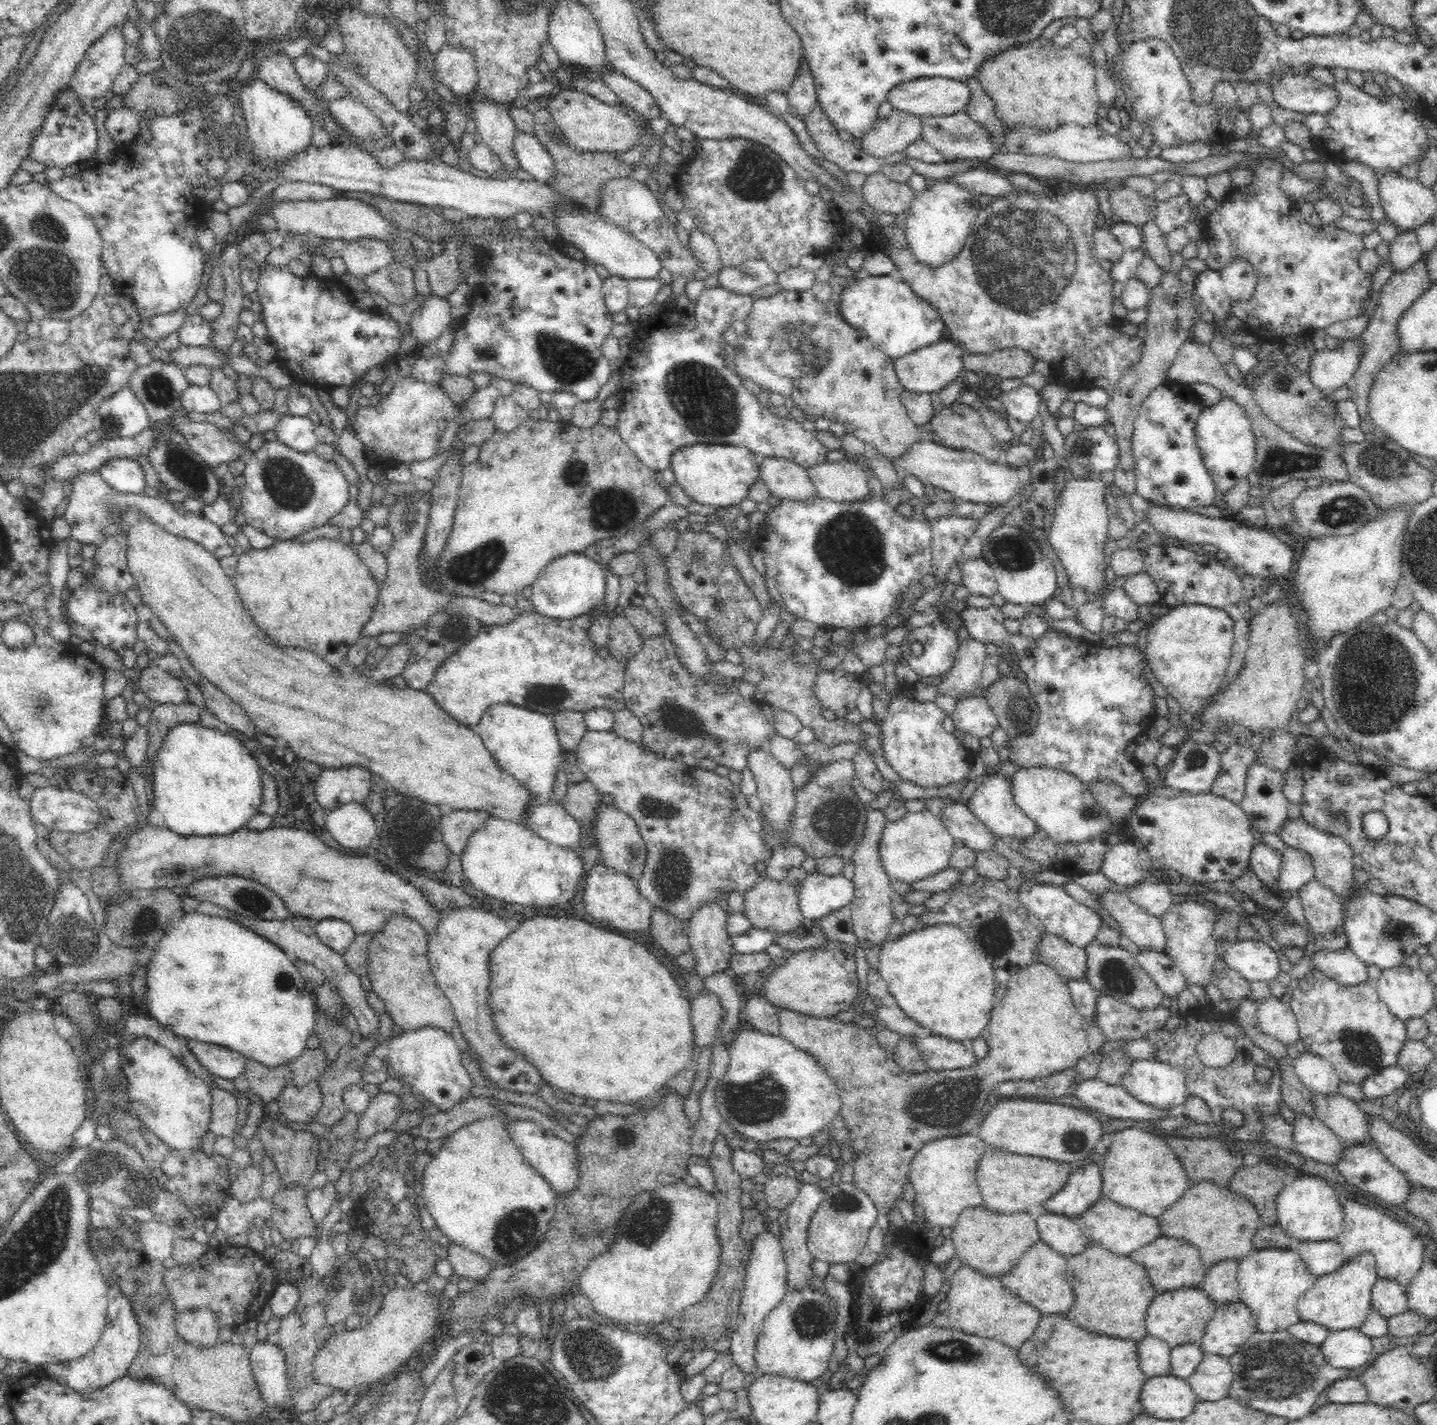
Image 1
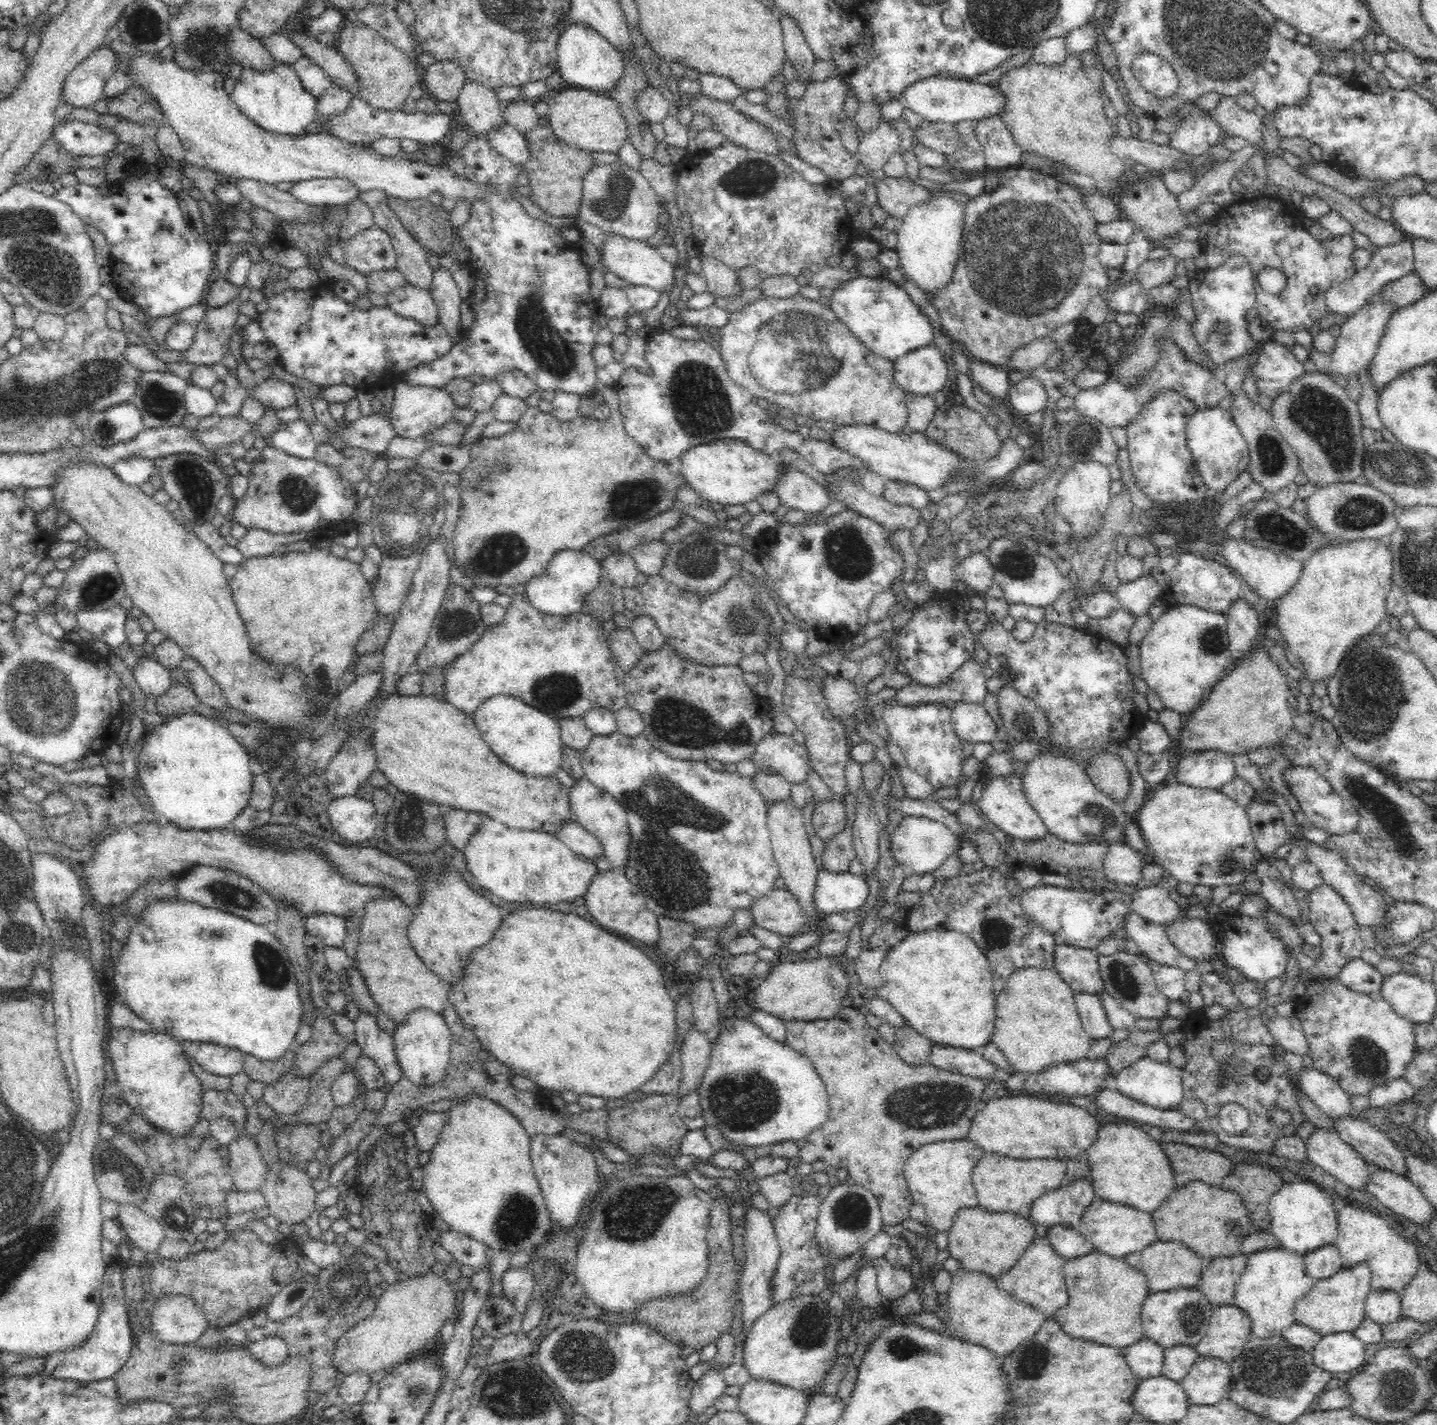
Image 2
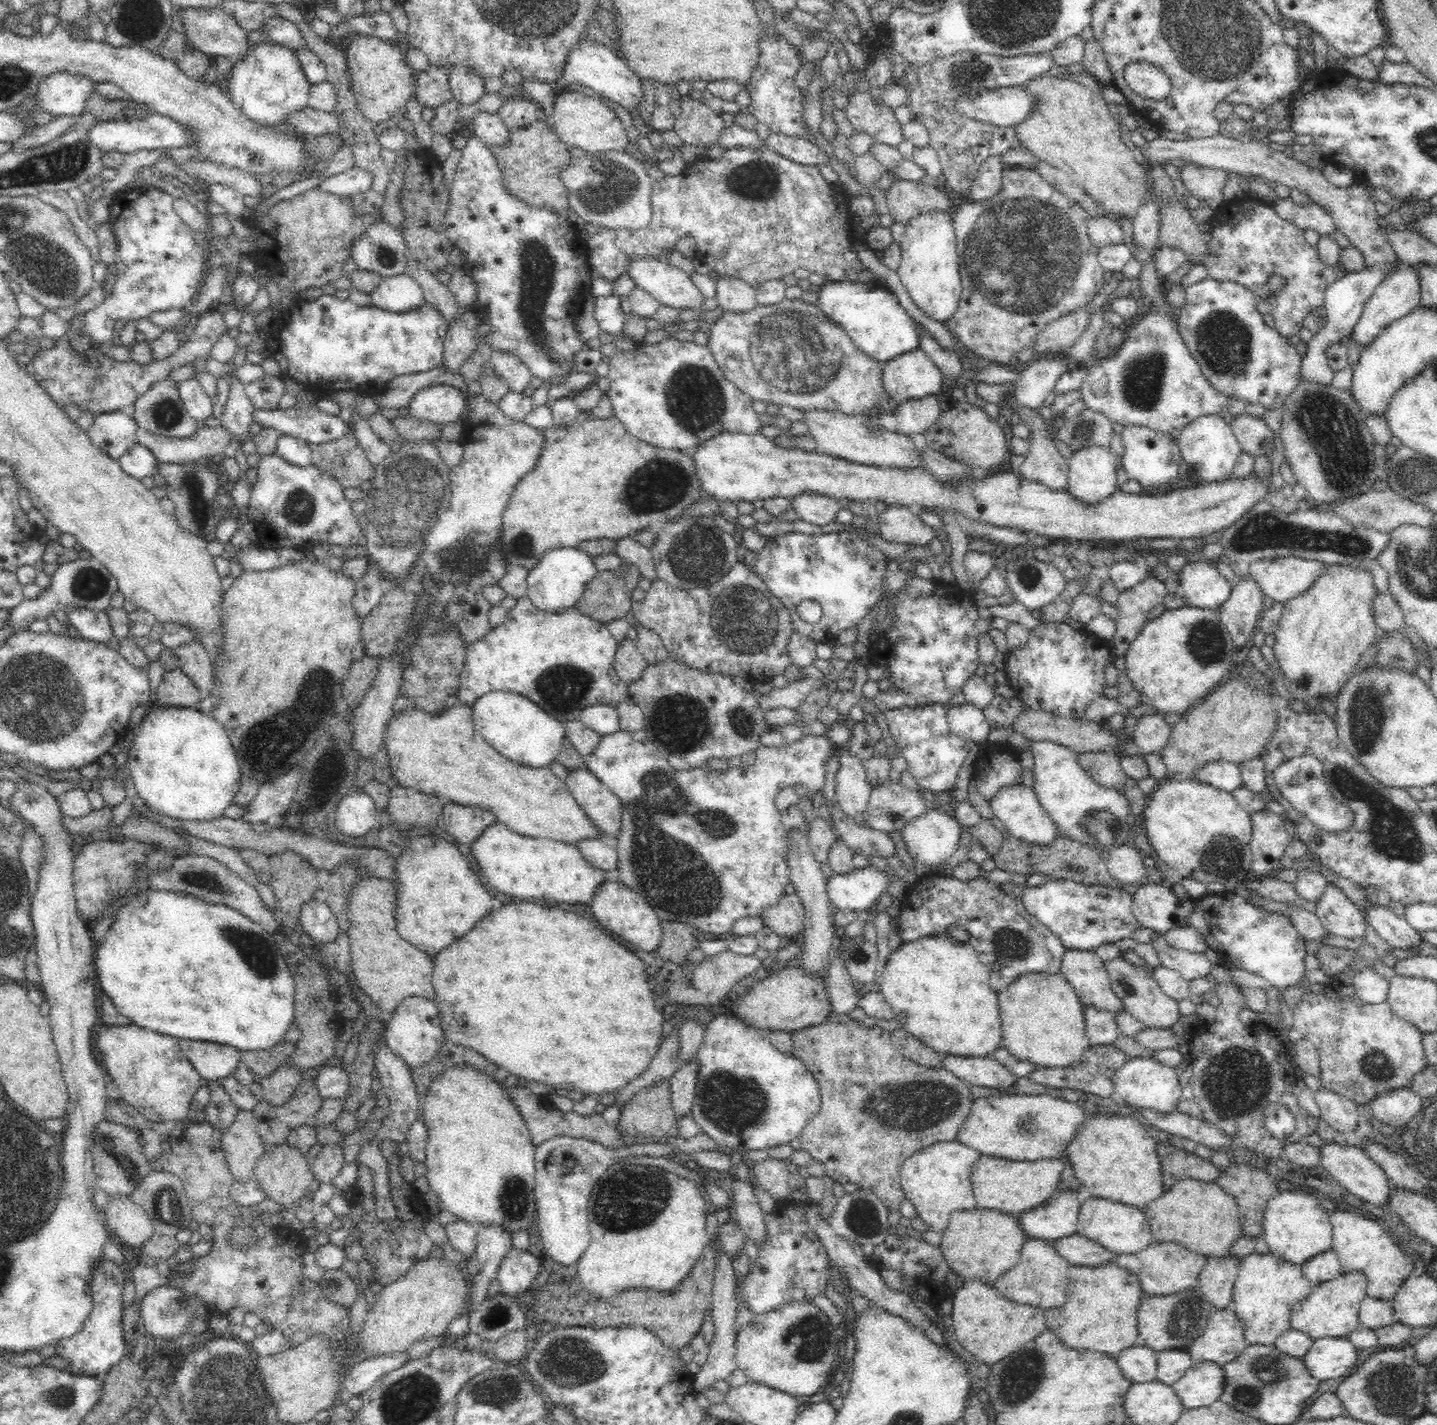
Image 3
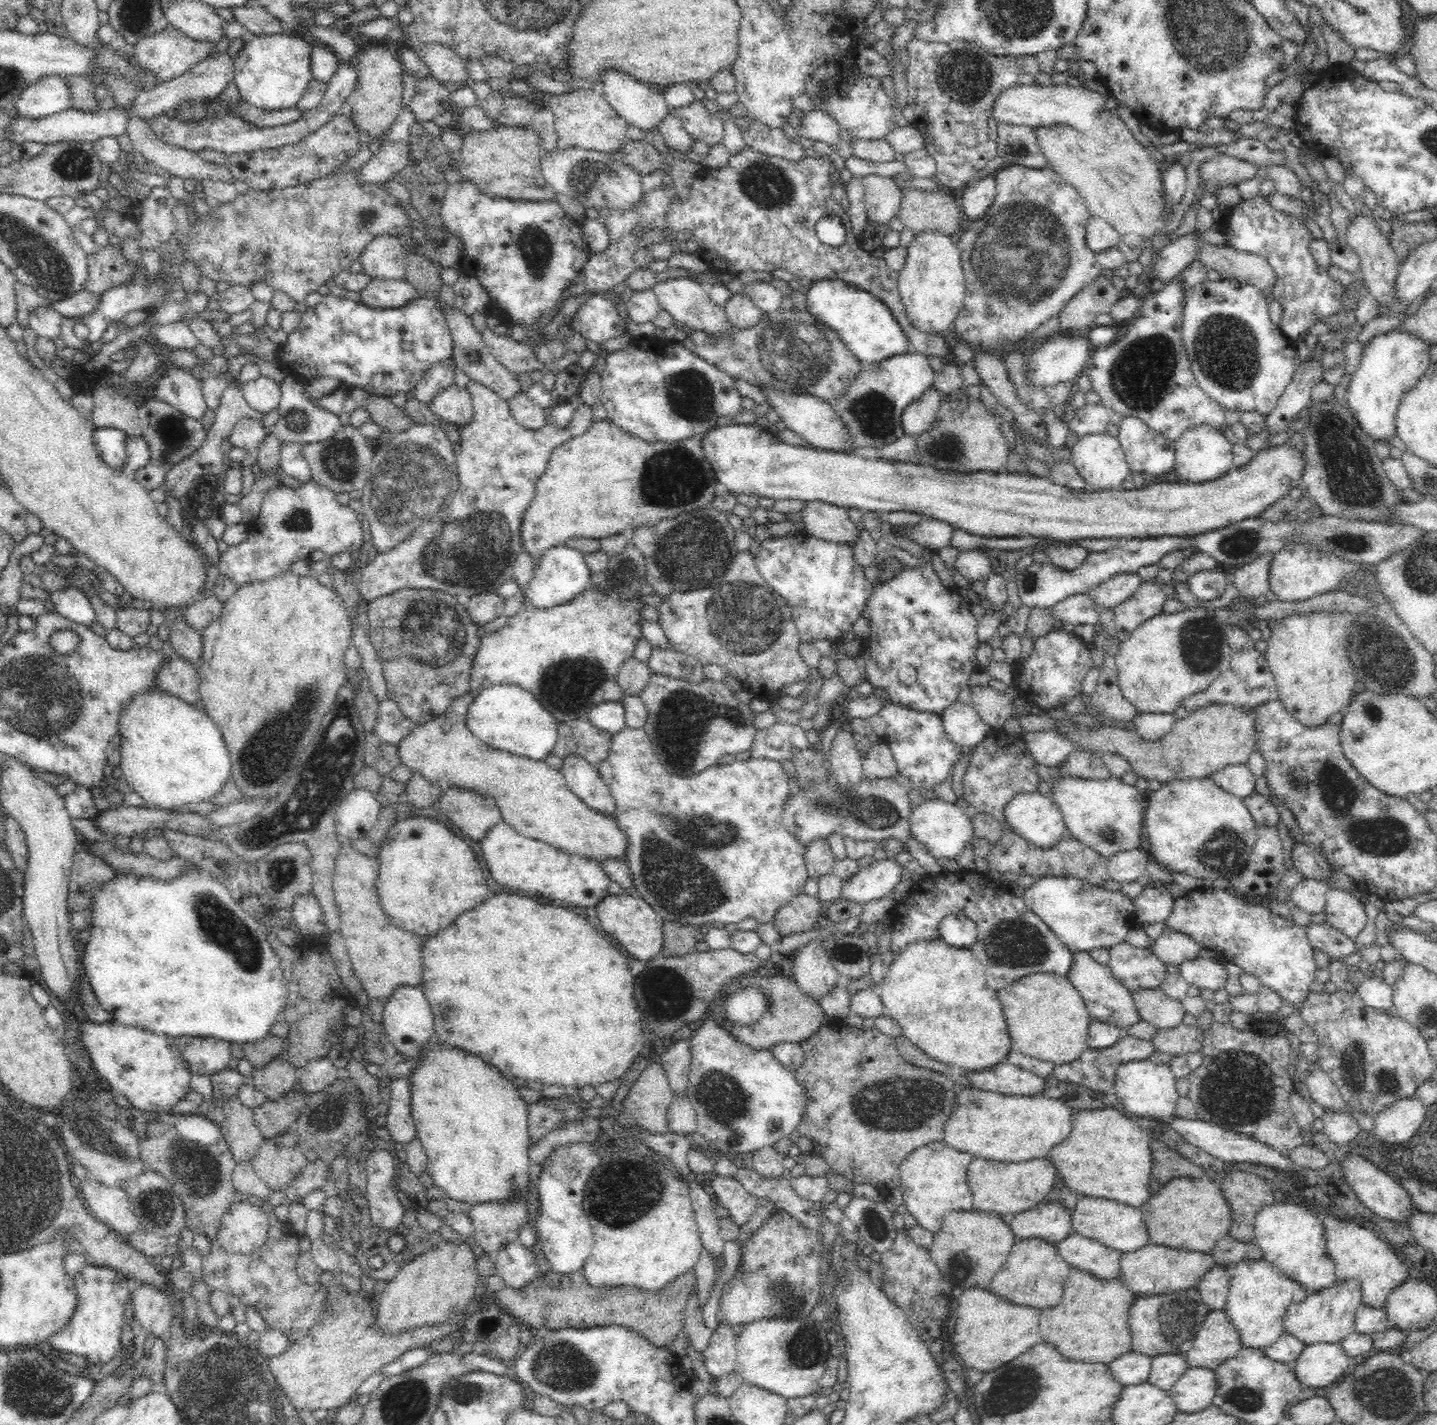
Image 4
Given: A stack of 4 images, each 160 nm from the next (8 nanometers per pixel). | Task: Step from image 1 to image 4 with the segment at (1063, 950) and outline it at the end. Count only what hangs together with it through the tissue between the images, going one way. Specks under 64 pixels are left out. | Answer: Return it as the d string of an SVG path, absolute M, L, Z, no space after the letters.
M1074 951L1072 954L1072 970L1066 974L1070 982L1076 987L1085 1002L1091 1019L1107 1023L1116 1027L1118 1031L1126 1030L1141 1022L1139 1008L1134 1003L1132 993L1113 975L1107 965L1098 964L1088 951Z

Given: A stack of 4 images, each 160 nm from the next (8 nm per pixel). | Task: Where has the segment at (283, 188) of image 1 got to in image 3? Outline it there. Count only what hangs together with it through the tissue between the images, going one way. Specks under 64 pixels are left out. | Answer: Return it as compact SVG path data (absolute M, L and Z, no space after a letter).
M354 165L346 171L330 175L318 185L318 188L338 195L357 195L372 190L372 180L374 173Z

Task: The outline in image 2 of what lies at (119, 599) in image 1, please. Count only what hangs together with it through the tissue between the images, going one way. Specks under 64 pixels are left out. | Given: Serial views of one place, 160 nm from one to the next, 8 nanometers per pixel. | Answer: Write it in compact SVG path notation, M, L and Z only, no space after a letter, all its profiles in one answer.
M118 604L107 610L78 612L75 616L78 627L88 630L94 638L112 648L126 642L124 620L128 615L129 612Z

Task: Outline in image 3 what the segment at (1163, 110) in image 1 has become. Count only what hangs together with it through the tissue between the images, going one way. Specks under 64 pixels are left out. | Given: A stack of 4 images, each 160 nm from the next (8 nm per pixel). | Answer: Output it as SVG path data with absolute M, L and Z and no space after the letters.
M1148 63L1129 65L1125 71L1125 80L1133 92L1146 100L1160 102L1172 90L1170 79Z

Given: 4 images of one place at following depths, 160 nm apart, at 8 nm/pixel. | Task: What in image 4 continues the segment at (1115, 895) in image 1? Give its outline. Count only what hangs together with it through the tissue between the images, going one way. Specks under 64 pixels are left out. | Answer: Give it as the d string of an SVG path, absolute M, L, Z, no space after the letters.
M1196 957L1194 960L1182 962L1179 974L1193 987L1206 990L1224 989L1231 975L1224 969L1220 958L1207 959Z

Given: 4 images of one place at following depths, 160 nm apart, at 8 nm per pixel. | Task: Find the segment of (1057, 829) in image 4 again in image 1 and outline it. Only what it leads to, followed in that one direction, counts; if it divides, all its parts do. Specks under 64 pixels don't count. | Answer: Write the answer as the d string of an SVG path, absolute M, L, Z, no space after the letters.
M987 773L984 782L977 786L974 796L968 800L966 806L982 825L998 837L1012 836L1013 839L1022 840L1032 836L1039 829L1036 822L1028 818L1025 812L1016 804L1012 792L1011 777L1006 775Z

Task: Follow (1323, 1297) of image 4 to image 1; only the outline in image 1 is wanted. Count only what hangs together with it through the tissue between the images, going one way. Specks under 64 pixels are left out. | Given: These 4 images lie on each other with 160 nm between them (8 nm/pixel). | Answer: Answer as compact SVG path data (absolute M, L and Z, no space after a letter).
M1362 1253L1345 1262L1334 1272L1319 1275L1316 1282L1297 1300L1300 1321L1323 1326L1329 1332L1358 1329L1366 1321L1371 1308L1371 1288L1377 1281L1375 1257Z

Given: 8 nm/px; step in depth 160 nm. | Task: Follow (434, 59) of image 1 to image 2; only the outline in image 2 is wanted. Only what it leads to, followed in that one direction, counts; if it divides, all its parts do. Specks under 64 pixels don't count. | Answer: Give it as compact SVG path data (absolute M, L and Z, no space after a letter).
M437 61L421 69L421 85L429 97L441 102L454 103L464 86L466 77L458 65L450 61Z

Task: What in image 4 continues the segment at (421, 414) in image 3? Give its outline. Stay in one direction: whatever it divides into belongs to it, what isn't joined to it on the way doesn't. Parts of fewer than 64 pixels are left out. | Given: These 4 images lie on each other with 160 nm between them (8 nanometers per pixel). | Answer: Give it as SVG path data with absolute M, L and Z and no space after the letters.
M452 384L435 396L430 409L438 418L456 425L466 426L474 420L472 395L467 387Z

